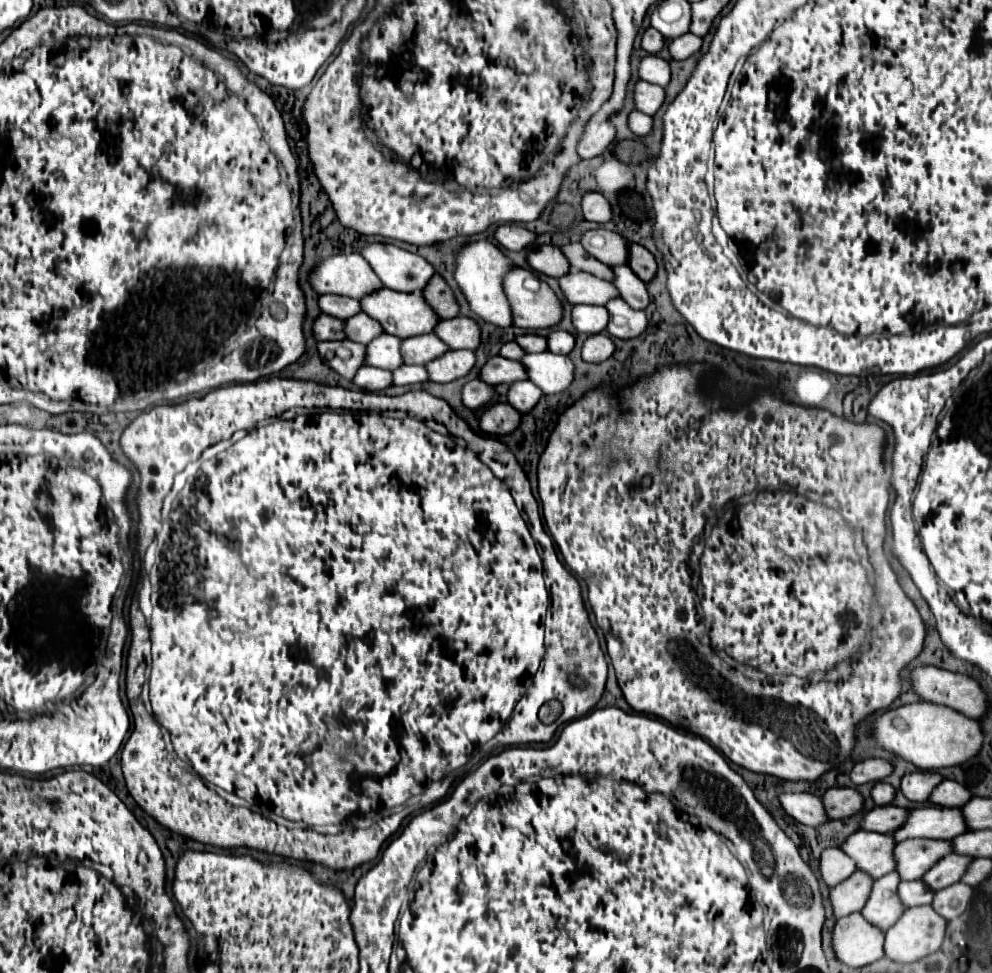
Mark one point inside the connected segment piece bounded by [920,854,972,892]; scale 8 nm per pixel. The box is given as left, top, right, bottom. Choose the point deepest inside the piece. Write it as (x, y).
(947, 870)

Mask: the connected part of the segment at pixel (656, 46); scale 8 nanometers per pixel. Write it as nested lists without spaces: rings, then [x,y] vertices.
[[[648,28],[646,32],[644,32],[644,36],[642,36],[642,48],[646,50],[646,52],[650,52],[650,54],[656,54],[656,52],[660,52],[662,50],[662,46],[664,46],[664,36],[660,36],[660,32],[656,32],[654,28]]]

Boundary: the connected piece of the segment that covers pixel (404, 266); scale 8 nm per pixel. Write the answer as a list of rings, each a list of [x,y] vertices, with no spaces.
[[[368,244],[366,248],[360,250],[360,254],[370,264],[370,268],[376,272],[382,286],[396,290],[396,292],[420,292],[420,288],[424,288],[424,284],[434,274],[434,268],[424,258],[408,250],[402,250],[398,246],[392,246],[392,244]]]

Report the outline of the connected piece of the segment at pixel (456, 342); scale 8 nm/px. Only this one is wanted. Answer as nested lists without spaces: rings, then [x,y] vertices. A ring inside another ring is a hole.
[[[456,316],[452,320],[440,320],[432,332],[452,350],[476,350],[480,344],[480,328],[472,318]]]

